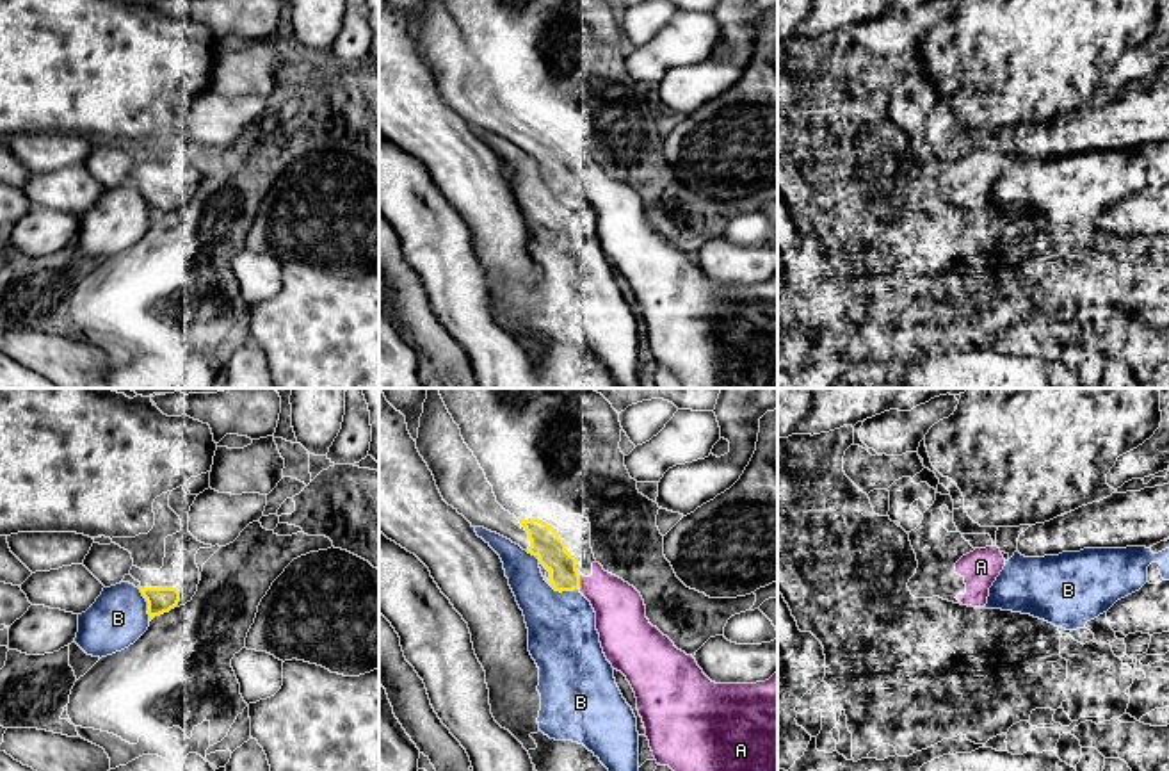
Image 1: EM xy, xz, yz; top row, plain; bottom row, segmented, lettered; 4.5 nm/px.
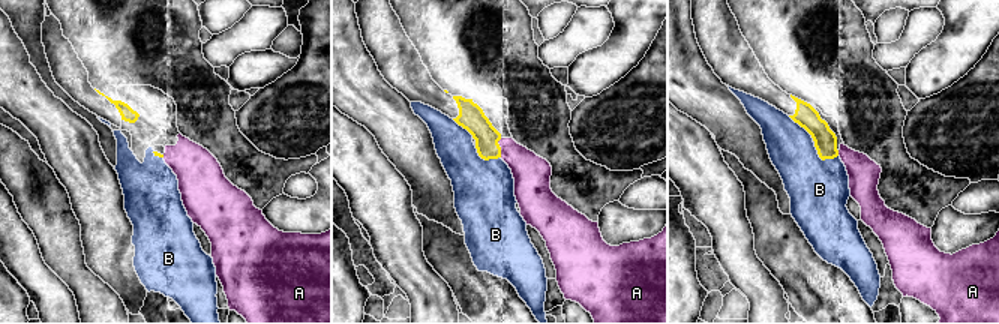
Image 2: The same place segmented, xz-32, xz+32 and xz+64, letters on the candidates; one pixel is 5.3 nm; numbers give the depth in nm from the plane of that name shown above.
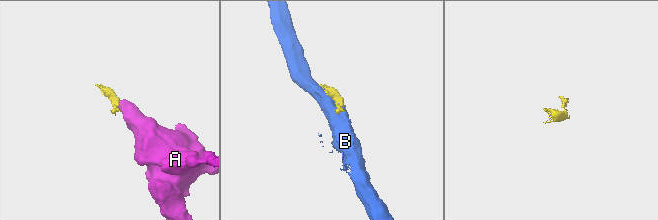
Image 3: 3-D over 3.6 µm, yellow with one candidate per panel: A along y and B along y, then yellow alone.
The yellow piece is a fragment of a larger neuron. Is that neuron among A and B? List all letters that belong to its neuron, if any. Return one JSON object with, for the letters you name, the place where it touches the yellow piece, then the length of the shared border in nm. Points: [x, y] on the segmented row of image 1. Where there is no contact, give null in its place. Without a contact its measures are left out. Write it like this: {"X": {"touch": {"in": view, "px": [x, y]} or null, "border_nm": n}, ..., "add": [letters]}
{"A": {"touch": {"in": "xz", "px": [579, 581]}, "border_nm": 80}, "add": ["A"]}

